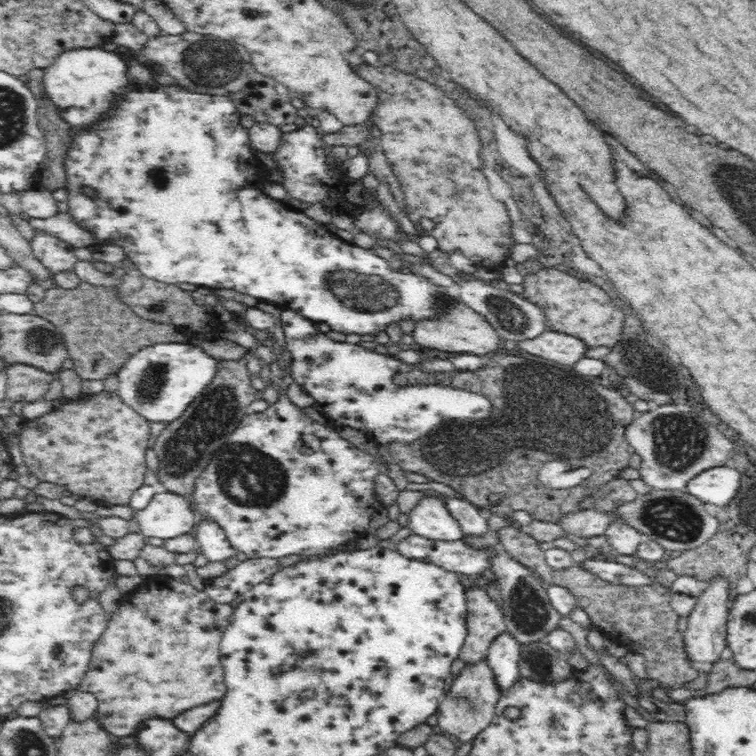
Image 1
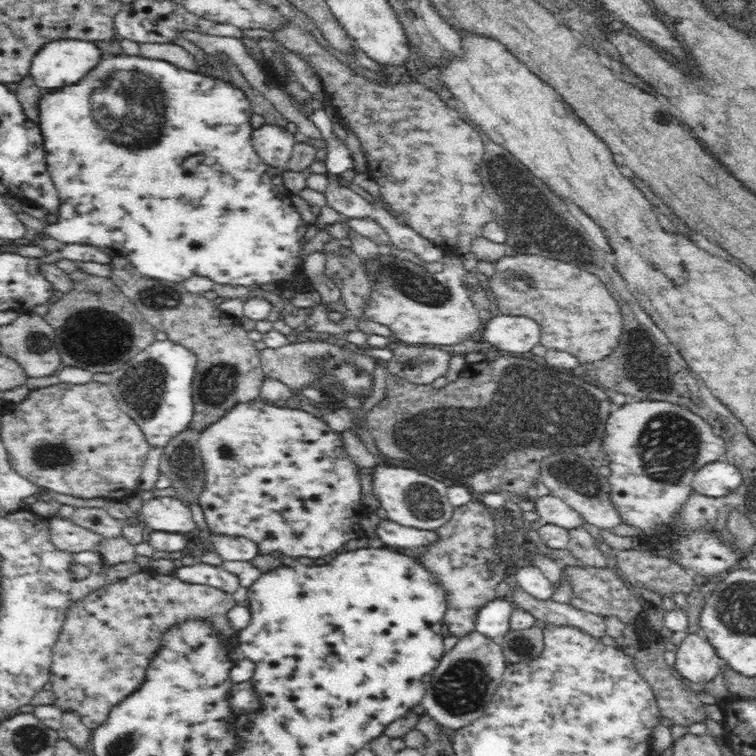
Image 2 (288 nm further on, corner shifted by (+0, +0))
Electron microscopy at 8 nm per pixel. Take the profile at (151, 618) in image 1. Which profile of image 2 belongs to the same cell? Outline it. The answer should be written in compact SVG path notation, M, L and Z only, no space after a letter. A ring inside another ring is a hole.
M144 570L140 574L130 574L128 578L116 580L112 584L106 584L98 590L94 590L92 594L88 594L86 598L74 602L70 608L80 608L80 616L86 616L86 624L82 624L80 634L68 634L66 632L60 634L60 642L72 642L76 640L76 646L82 648L72 648L68 656L52 656L52 676L50 676L50 684L52 684L52 692L56 696L56 706L62 712L76 712L80 716L80 720L90 728L96 730L98 726L102 726L108 720L110 710L122 702L128 694L132 694L136 688L140 688L144 684L144 672L146 666L150 664L150 660L156 656L158 646L160 646L160 636L166 632L166 628L170 628L172 624L178 624L186 618L208 618L220 632L222 636L226 636L224 640L232 640L236 638L238 632L234 632L226 620L226 614L230 608L234 608L238 602L232 598L232 594L218 590L214 586L194 586L188 582L182 582L178 576L174 574L158 574L156 570ZM98 648L98 652L94 650ZM108 650L108 656L98 656L100 652ZM64 664L64 666L62 666Z

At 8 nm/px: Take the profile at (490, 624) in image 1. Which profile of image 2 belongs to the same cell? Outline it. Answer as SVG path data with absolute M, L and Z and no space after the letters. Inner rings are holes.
M474 500L460 508L454 508L452 518L444 526L432 532L438 534L438 542L418 550L414 560L424 568L428 568L432 576L440 580L440 586L444 586L444 594L448 602L448 608L444 614L446 628L450 630L450 634L464 638L476 630L478 610L498 598L494 588L500 582L504 582L508 562L498 558L496 550L498 550L500 536L496 532L494 516L490 514L488 506L482 502Z

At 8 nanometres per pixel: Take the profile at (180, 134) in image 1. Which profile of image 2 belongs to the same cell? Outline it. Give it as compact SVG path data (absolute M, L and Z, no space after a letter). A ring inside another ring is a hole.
M106 54L104 62L74 86L44 90L38 112L38 126L46 138L48 174L64 200L58 210L58 224L44 228L46 236L62 244L110 246L118 256L126 254L138 272L152 282L182 282L192 274L202 274L216 284L242 284L252 288L252 284L280 280L292 284L296 278L294 260L302 242L300 238L306 232L300 228L306 226L298 212L294 214L292 210L292 194L284 184L282 168L262 162L256 154L252 144L254 128L250 124L254 108L244 90L220 78L204 76L202 72L182 70L164 60ZM92 118L108 132L114 144L92 124ZM122 124L128 126L128 130L122 132ZM164 126L168 126L166 136L162 136ZM130 136L132 144L142 144L144 136L148 136L148 146L130 146ZM122 140L128 140L128 146L124 146Z

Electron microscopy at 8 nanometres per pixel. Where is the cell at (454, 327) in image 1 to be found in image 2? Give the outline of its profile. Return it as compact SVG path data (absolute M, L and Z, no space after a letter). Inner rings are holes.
M380 252L376 258L358 260L362 262L364 274L368 276L372 288L366 306L362 308L362 316L376 324L386 326L394 338L408 346L442 346L442 344L458 344L474 334L480 326L480 310L474 308L474 300L470 298L464 280L468 272L460 266L458 256L444 256L444 272L436 272L434 276L404 258L396 258L390 252Z

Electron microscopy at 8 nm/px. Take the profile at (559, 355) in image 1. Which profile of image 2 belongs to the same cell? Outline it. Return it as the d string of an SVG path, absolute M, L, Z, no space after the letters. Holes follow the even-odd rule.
M486 314L482 340L490 342L502 352L526 352L540 344L540 326L536 320L516 314Z

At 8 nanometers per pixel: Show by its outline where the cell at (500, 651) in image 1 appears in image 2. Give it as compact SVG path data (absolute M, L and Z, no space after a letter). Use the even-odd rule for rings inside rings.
M496 598L494 602L488 602L484 608L478 610L476 616L476 632L484 638L496 640L498 636L504 636L510 630L510 614L514 612L514 604Z

